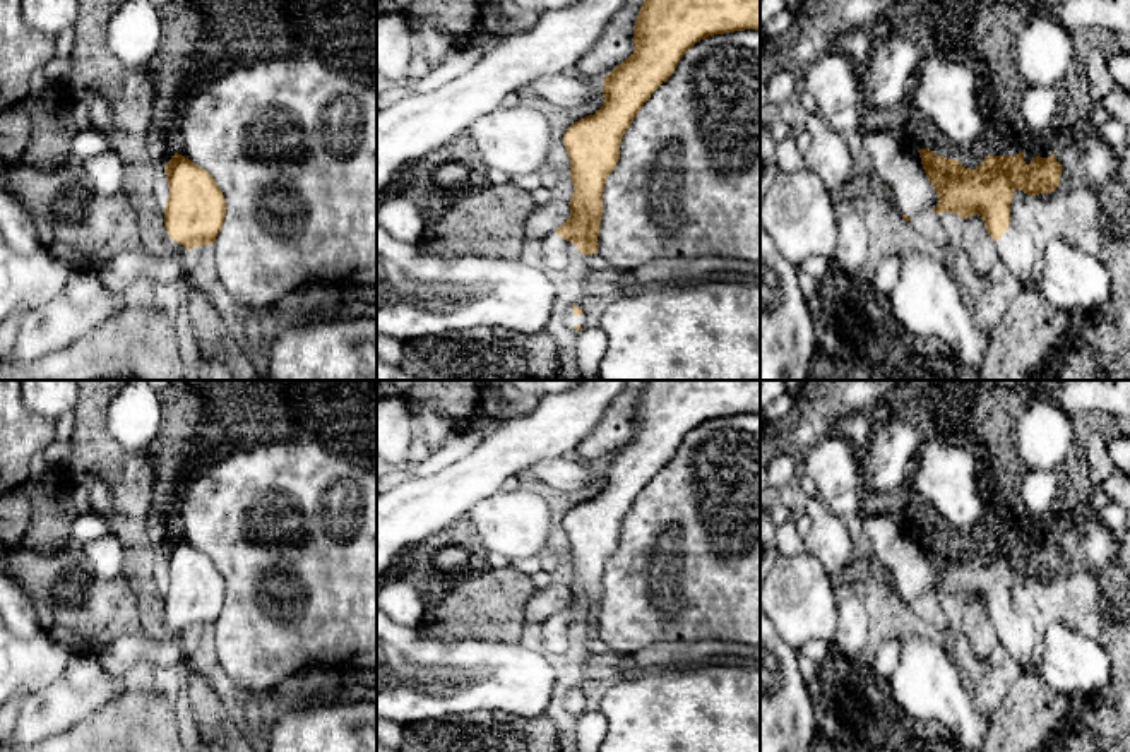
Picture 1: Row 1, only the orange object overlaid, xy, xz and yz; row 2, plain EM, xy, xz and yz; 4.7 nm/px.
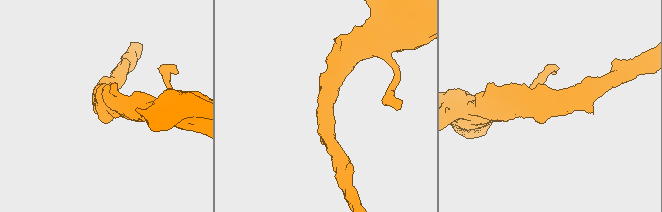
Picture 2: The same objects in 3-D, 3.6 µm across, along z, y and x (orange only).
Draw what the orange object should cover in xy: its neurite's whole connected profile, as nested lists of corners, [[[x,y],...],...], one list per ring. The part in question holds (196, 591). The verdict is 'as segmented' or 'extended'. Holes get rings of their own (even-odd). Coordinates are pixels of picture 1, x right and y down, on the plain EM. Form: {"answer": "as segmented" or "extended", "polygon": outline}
{"answer": "extended", "polygon": [[[175,536],[164,552],[170,577],[164,591],[164,629],[187,636],[212,629],[223,612],[226,584],[214,562]]]}

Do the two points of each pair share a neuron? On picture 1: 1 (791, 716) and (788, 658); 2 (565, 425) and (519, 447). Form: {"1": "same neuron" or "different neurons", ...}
{"1": "same neuron", "2": "same neuron"}

